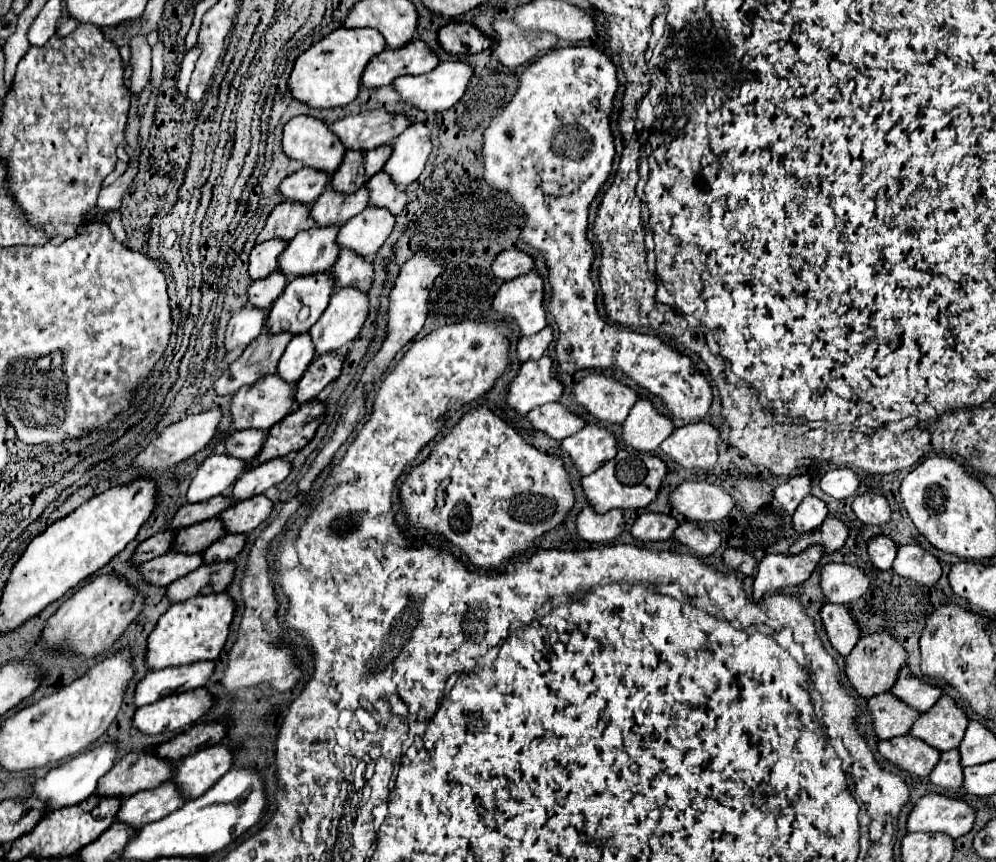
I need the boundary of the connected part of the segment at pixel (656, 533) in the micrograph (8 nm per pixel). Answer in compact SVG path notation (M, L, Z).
M643 514L631 526L631 536L639 542L661 542L669 540L675 528L677 520L667 514Z

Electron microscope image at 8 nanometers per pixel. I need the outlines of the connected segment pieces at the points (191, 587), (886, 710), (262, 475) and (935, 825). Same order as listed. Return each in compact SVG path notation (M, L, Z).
M221 562L221 564L209 564L199 566L191 574L175 580L165 588L165 596L169 602L183 602L195 596L223 592L229 582L233 580L233 562Z
M889 692L869 698L867 706L869 706L871 718L875 720L873 726L879 740L889 740L889 738L907 734L911 724L919 718L917 710L905 706Z
M275 458L271 462L265 462L253 470L245 470L235 484L231 486L231 490L227 494L231 494L231 498L235 498L235 502L239 500L247 500L253 498L257 494L261 494L263 490L283 482L287 478L291 470L291 462L283 460L283 458Z
M925 794L907 816L907 832L941 832L959 838L973 828L975 812L969 804L941 794Z

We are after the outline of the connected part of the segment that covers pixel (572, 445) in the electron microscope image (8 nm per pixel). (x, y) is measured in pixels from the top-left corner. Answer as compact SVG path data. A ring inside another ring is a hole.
M587 424L581 432L565 438L561 448L569 454L575 468L583 476L595 472L617 454L617 442L613 434L597 424Z

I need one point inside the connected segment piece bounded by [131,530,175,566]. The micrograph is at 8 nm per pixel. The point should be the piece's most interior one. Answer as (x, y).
(159, 544)

